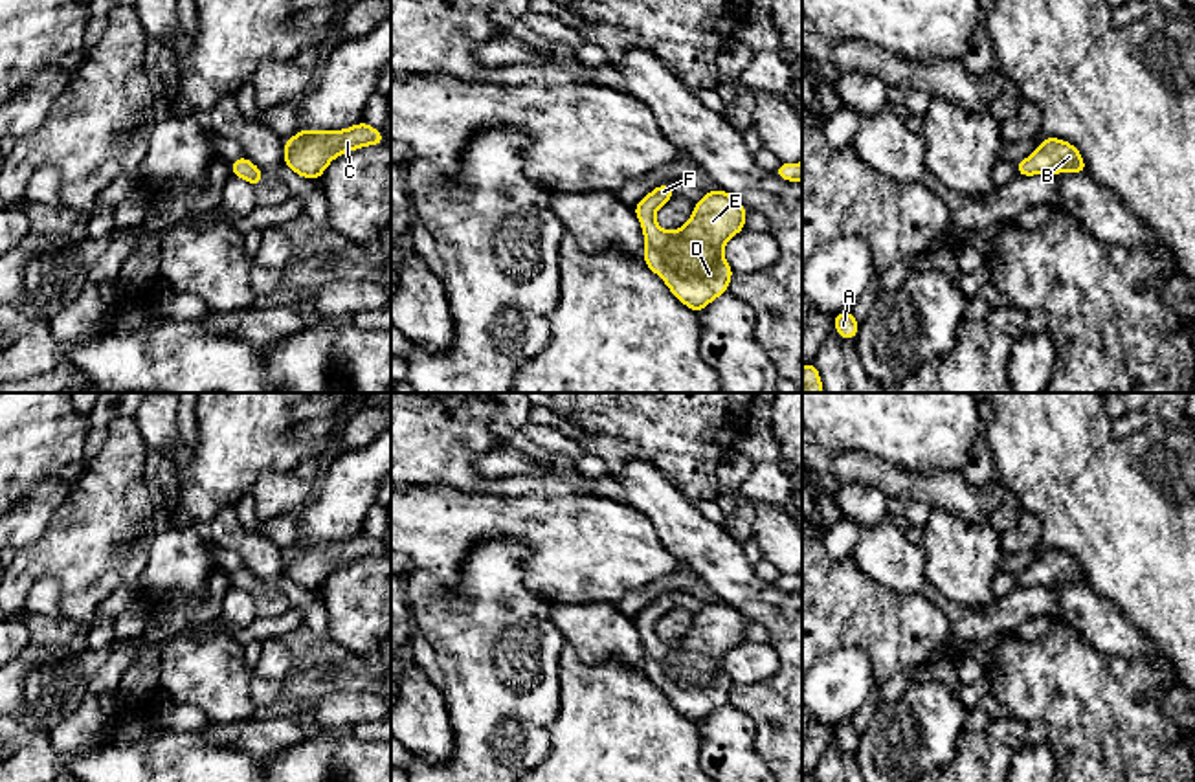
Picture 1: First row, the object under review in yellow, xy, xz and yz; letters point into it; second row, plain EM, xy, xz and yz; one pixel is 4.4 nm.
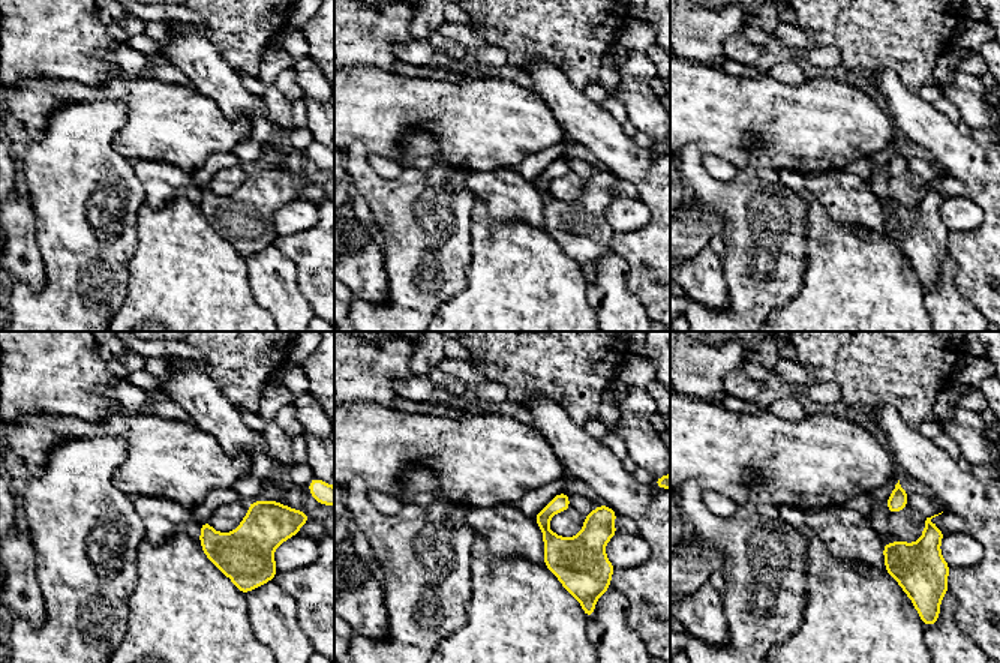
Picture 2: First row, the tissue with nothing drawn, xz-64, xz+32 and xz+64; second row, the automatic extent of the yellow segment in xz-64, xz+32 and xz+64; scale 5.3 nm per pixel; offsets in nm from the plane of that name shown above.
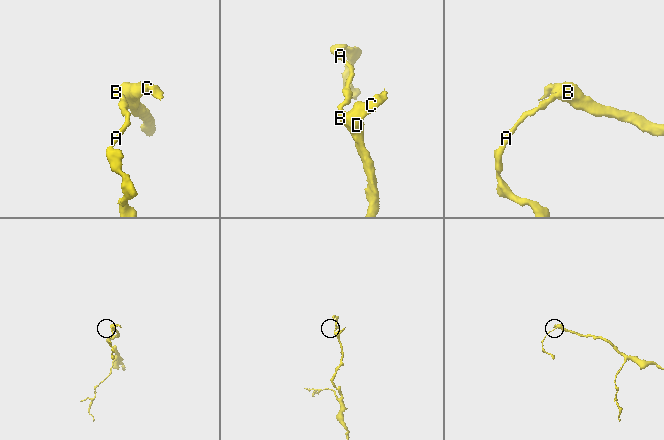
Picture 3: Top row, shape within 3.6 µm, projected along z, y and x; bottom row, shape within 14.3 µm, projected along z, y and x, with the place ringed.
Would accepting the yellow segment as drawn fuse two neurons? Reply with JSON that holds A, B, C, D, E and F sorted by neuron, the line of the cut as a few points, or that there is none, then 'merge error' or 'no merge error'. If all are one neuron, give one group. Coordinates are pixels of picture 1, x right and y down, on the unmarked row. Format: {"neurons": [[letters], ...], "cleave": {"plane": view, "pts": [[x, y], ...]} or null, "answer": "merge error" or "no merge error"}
{"neurons": [["A", "B", "C", "D", "E", "F"]], "cleave": null, "answer": "no merge error"}

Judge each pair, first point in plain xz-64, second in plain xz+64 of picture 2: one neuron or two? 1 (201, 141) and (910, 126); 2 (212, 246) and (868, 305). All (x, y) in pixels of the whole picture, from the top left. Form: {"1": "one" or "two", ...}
{"1": "two", "2": "one"}

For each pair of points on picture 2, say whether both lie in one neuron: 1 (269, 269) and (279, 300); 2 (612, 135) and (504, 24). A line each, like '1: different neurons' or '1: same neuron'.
1: same neuron
2: different neurons

